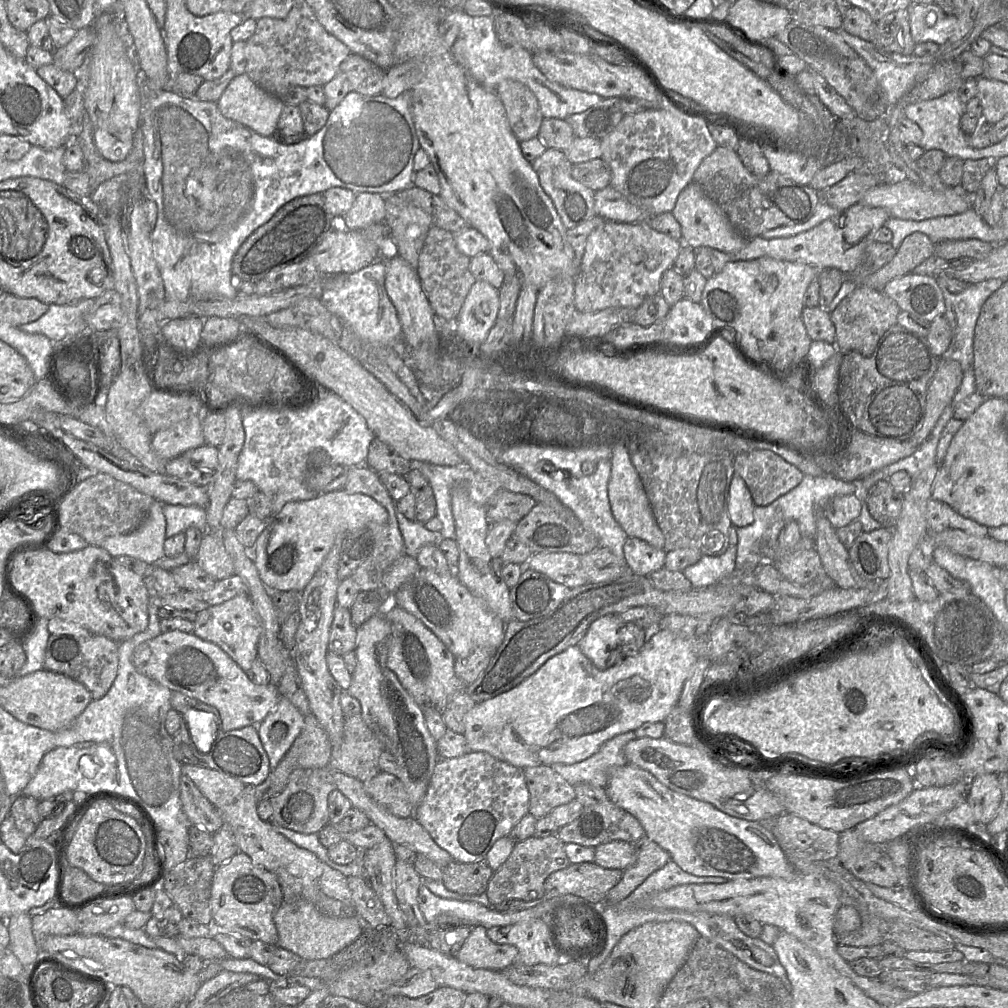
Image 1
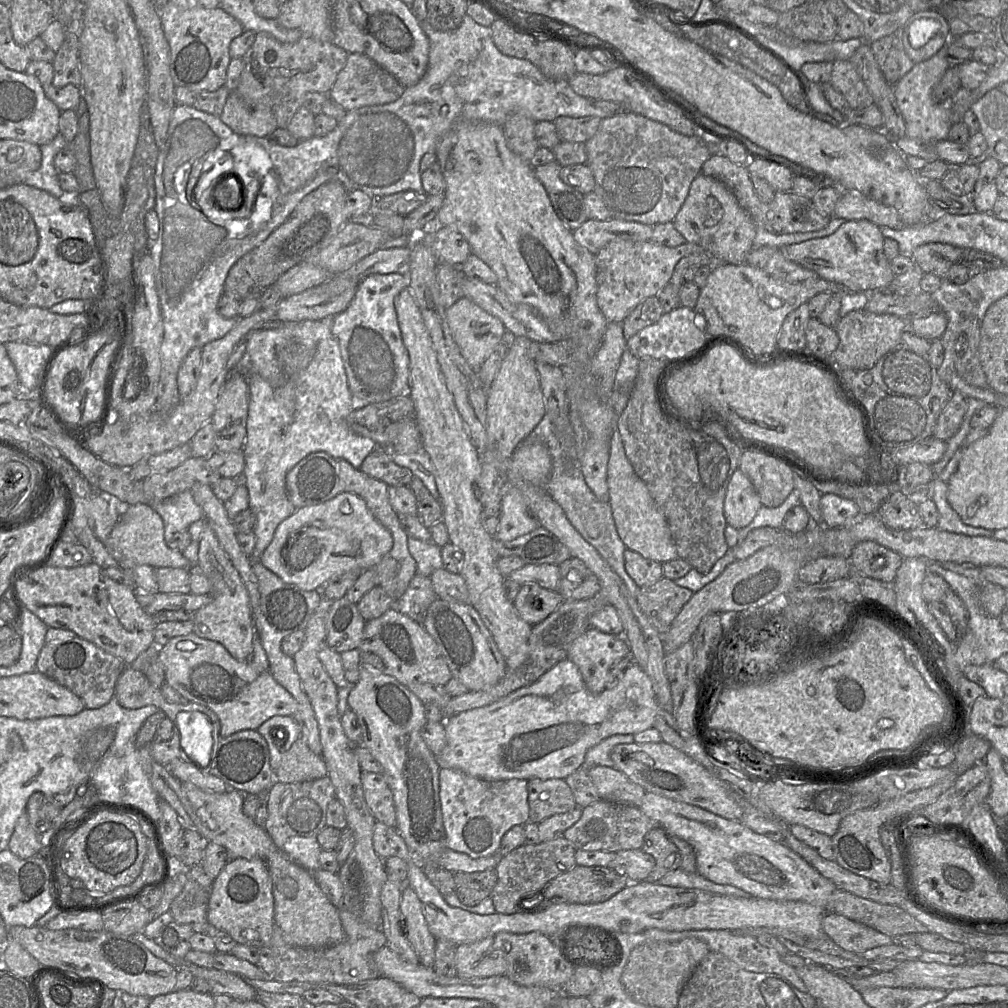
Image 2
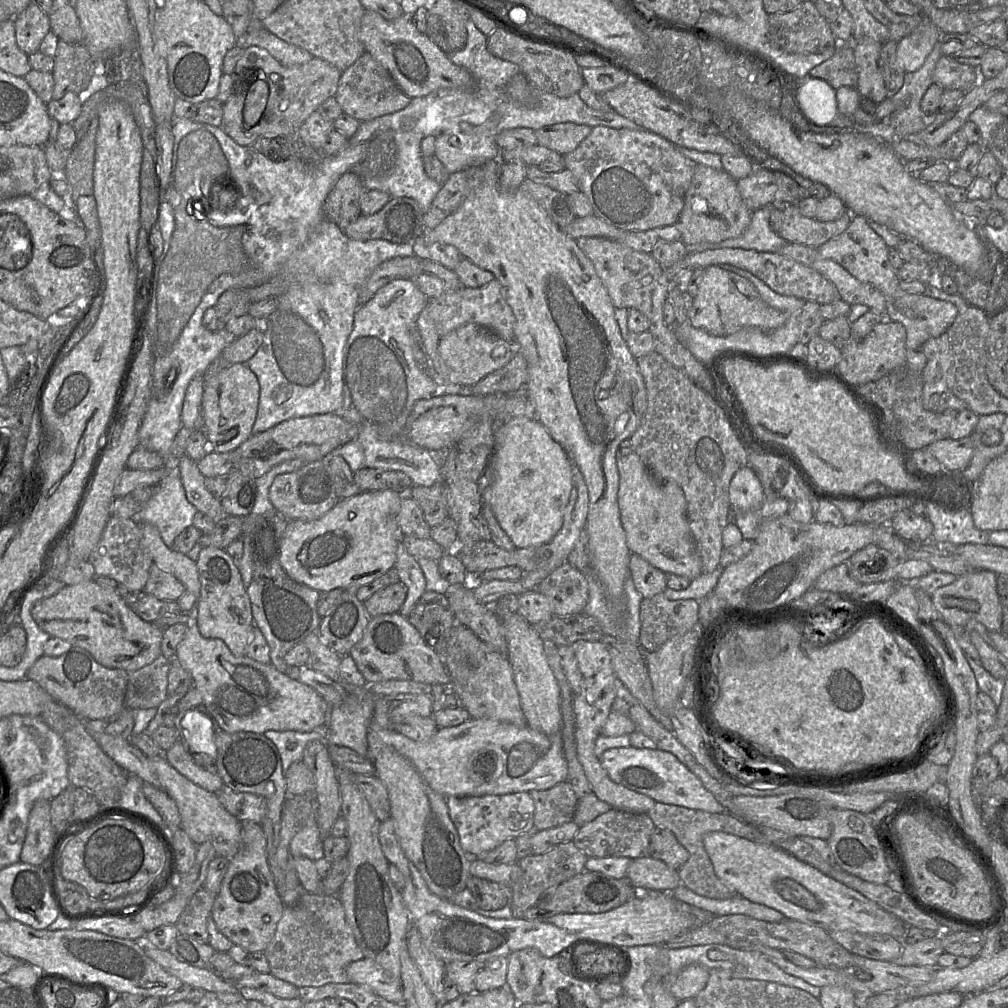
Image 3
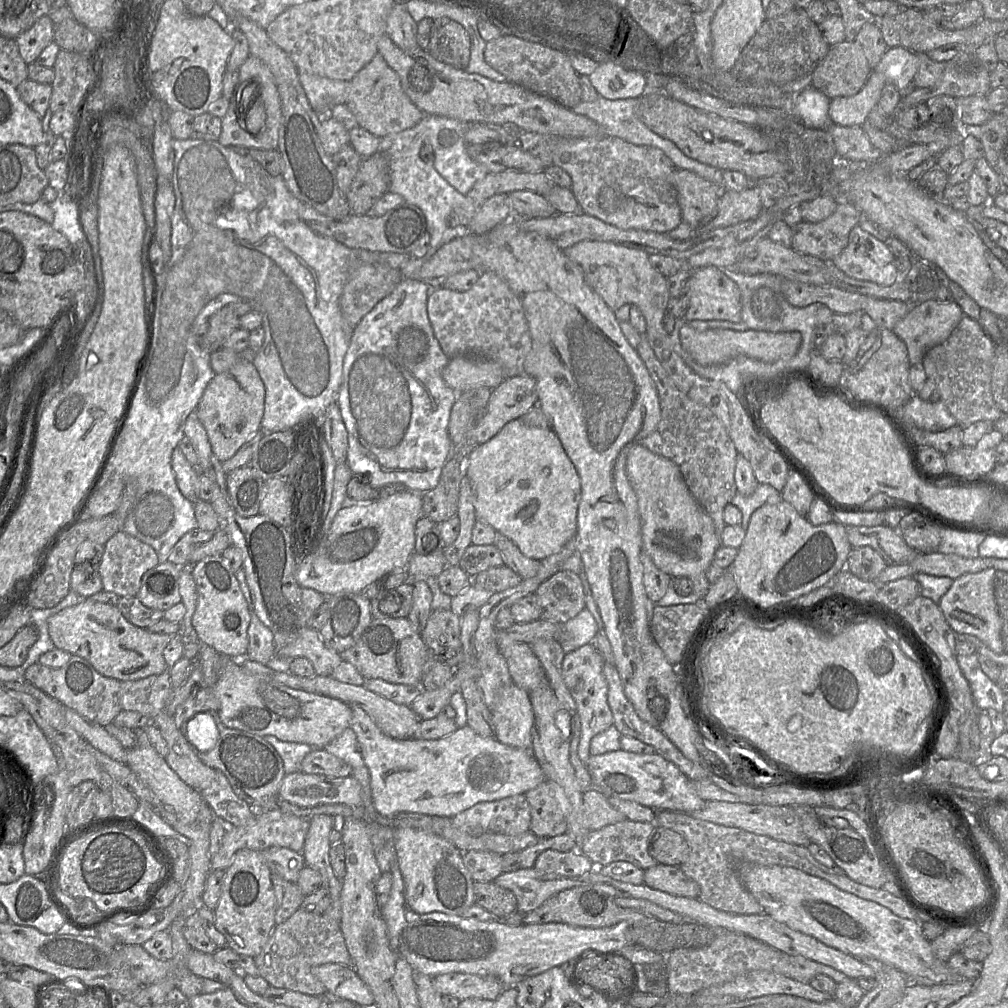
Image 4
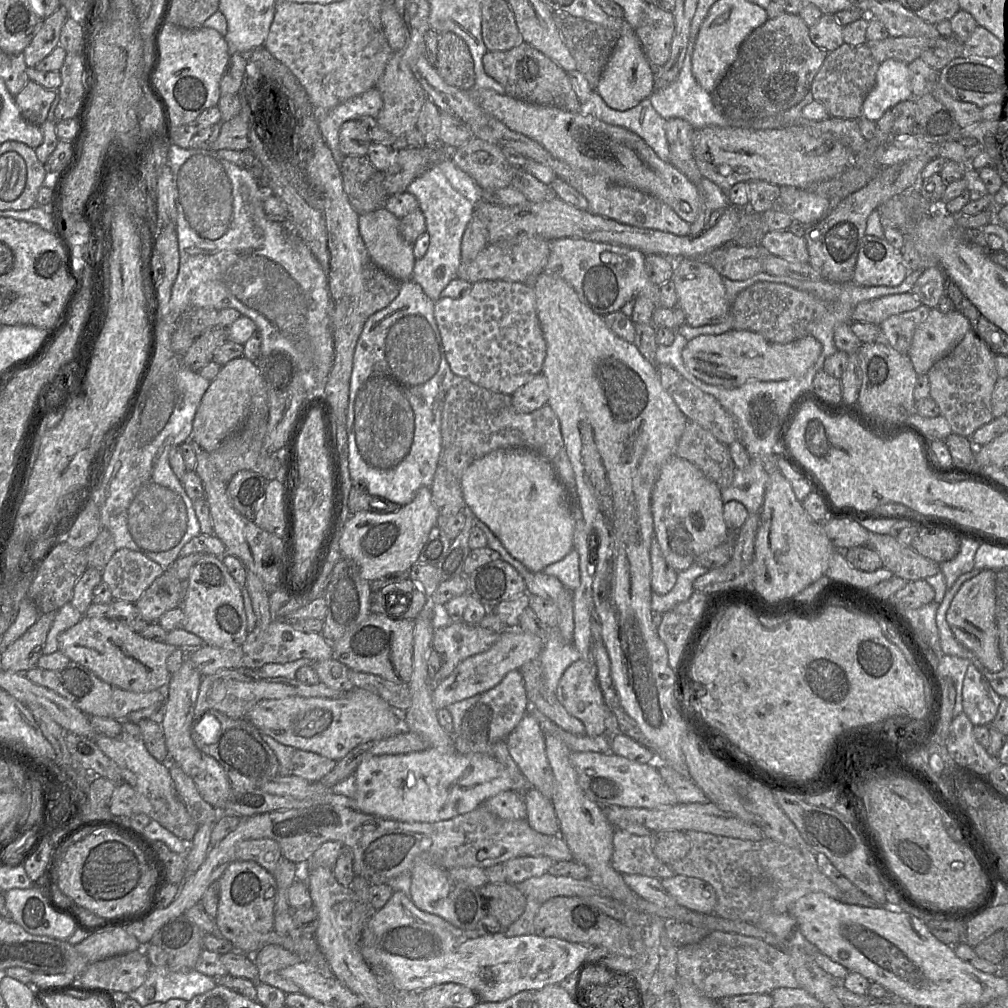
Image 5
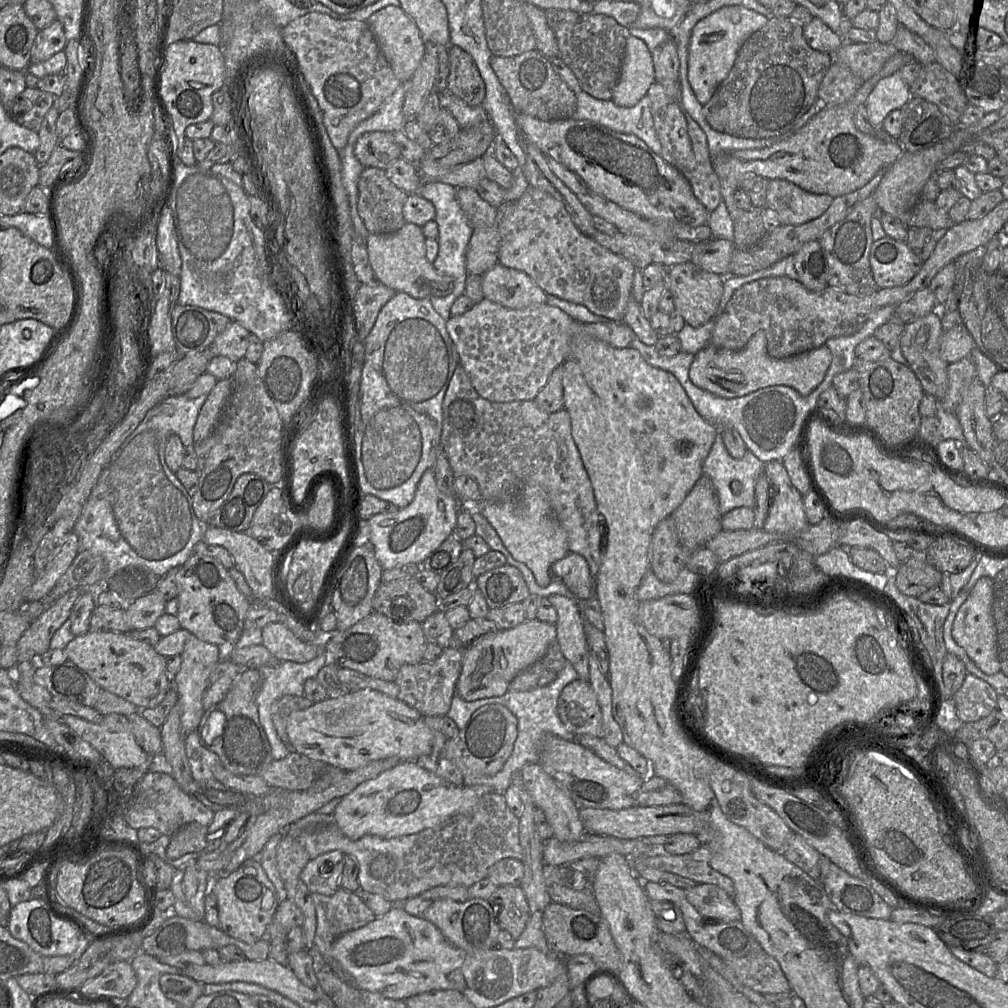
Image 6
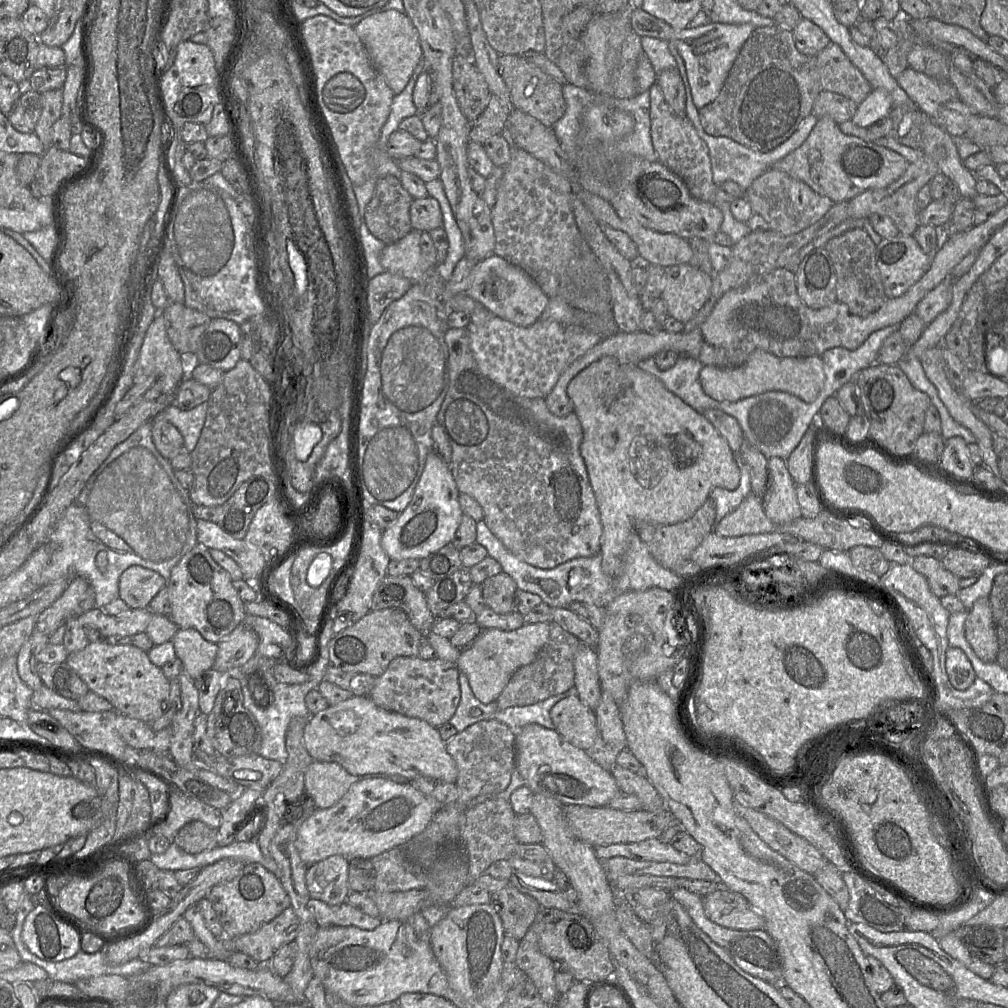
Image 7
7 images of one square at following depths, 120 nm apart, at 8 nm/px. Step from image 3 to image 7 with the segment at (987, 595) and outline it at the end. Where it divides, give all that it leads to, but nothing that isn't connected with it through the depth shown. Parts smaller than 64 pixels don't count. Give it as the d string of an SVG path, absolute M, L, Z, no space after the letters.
M989 597L977 599L964 625L965 638L975 654L986 663L996 661L998 641L995 633Z

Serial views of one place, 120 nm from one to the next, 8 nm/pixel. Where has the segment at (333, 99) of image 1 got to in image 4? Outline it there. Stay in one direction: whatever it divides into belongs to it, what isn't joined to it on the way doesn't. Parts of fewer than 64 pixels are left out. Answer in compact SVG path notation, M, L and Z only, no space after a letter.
M379 53L351 79L345 104L355 115L359 126L380 139L414 127L425 115L410 100L398 75Z

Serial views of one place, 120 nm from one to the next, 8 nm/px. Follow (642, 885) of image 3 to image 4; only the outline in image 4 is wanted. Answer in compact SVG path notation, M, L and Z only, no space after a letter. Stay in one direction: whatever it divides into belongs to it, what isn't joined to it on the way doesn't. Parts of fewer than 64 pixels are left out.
M658 863L644 870L644 884L674 896L699 898L700 887L679 866Z

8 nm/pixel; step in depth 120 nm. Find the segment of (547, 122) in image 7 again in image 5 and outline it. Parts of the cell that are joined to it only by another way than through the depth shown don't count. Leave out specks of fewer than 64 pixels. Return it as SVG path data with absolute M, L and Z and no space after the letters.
M526 42L506 51L487 51L483 57L483 66L487 74L503 85L506 94L513 98L568 112L579 111L581 103L567 72Z

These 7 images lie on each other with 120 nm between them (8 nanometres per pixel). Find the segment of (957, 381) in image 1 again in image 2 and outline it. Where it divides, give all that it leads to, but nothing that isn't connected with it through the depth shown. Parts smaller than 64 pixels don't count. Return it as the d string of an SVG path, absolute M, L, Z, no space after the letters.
M959 391L952 392L949 401L937 419L931 437L942 441L953 437L959 430L966 411L967 398Z

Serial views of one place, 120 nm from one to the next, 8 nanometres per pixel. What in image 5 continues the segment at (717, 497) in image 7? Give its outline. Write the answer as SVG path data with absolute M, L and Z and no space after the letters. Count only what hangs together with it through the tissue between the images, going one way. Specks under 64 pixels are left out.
M750 459L745 469L735 467L733 483L721 489L723 503L738 501L746 507L749 515L758 513L764 502L768 479L769 474L763 466Z

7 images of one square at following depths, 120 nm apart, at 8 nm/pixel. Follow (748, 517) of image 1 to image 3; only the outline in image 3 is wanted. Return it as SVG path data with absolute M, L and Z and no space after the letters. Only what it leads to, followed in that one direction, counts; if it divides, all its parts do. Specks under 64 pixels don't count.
M748 465L740 468L729 485L729 501L733 511L757 511L764 503L764 489Z

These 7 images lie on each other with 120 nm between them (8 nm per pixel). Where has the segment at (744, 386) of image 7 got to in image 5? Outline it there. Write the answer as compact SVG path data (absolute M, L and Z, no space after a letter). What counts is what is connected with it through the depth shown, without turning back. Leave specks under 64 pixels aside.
M730 330L719 335L700 335L687 341L682 357L688 371L696 378L733 389L750 380L770 382L802 377L815 364L821 351L821 343L811 335L788 344L775 344L753 331Z

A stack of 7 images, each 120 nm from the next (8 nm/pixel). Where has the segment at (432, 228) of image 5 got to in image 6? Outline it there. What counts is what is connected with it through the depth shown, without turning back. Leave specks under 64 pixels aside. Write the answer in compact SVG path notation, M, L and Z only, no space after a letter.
M426 181L417 192L420 196L431 201L436 211L434 221L437 223L439 229L437 238L439 250L432 264L437 271L451 277L453 280L453 292L450 295L430 298L434 309L445 321L451 317L451 306L455 299L465 292L465 281L467 277L466 251L473 230L473 227L457 201L456 189L456 187L447 183Z

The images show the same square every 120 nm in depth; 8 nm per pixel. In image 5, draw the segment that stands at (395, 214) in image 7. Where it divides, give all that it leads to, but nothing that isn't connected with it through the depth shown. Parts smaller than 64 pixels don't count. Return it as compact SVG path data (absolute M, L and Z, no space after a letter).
M345 156L339 168L344 191L359 215L384 208L390 197L383 186L384 175L367 157Z

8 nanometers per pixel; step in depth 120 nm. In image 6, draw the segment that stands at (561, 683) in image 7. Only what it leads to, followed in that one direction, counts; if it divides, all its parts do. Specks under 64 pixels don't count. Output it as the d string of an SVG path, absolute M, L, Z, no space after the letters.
M556 640L545 656L520 672L509 684L508 691L529 691L552 683L564 667L564 657Z

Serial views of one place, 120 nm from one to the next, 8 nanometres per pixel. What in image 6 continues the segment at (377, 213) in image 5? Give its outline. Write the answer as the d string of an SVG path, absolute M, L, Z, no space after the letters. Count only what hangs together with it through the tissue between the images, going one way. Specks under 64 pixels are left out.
M409 222L394 233L370 233L367 237L367 252L378 282L395 292L405 292L417 299L450 295L453 292L453 280L437 271L427 259L425 238L422 228Z

